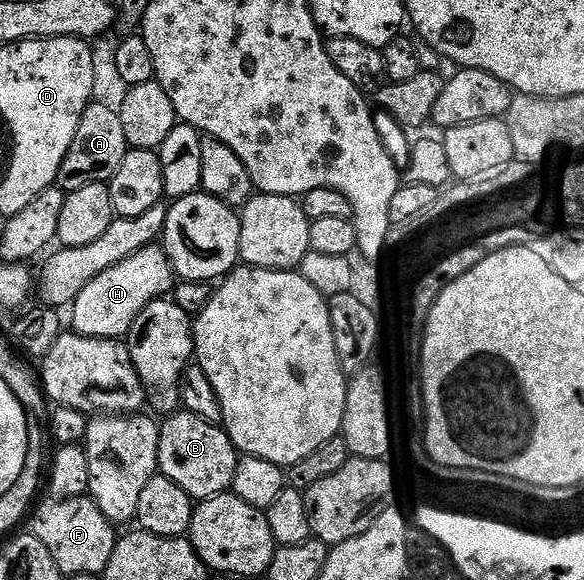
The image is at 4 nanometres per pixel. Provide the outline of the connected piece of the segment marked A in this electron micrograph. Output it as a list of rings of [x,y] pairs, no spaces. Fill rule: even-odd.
[[[99,100],[92,101],[77,124],[77,132],[73,136],[73,144],[69,144],[65,160],[61,160],[57,179],[59,189],[70,192],[77,188],[85,188],[85,184],[110,183],[117,168],[121,168],[121,160],[125,160],[128,149],[125,128],[121,128],[118,109],[111,107],[110,110],[109,107],[102,106]]]

